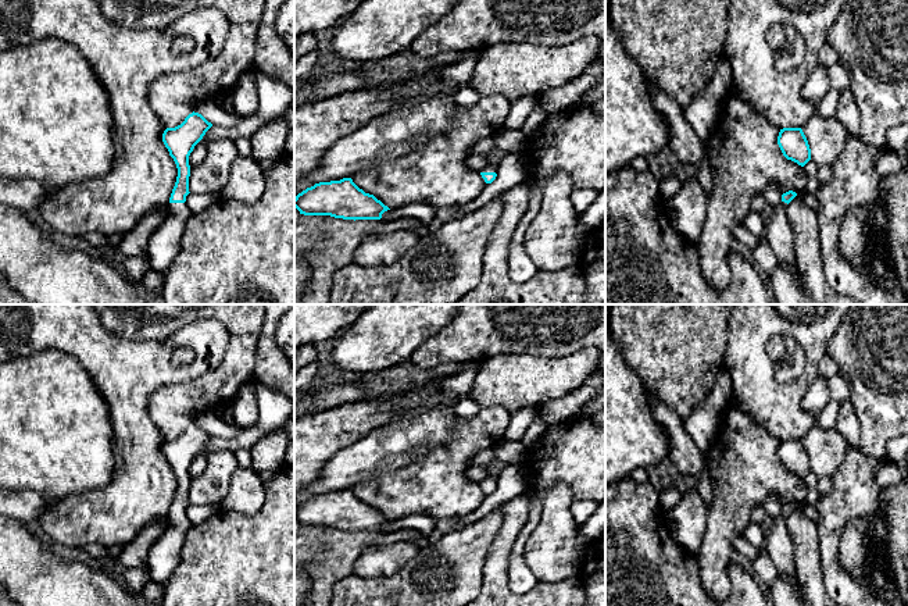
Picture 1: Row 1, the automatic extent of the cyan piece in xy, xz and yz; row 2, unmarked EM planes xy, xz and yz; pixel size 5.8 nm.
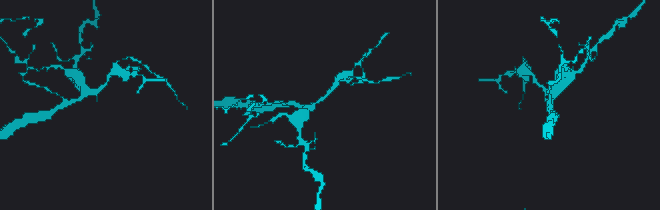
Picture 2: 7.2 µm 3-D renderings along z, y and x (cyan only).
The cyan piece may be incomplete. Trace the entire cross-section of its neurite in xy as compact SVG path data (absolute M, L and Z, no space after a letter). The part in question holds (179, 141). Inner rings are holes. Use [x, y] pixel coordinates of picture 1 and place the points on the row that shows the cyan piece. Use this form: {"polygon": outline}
{"polygon": "M193 111L180 125L167 128L162 133L162 142L176 164L178 177L169 197L168 218L154 231L146 252L150 270L162 275L167 274L180 250L185 225L193 214L185 203L190 193L189 156L211 126L212 124L201 114Z"}

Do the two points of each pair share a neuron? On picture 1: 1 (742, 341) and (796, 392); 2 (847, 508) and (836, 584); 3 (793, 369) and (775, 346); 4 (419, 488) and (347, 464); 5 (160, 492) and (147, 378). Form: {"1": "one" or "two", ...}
{"1": "one", "2": "one", "3": "one", "4": "two", "5": "one"}

